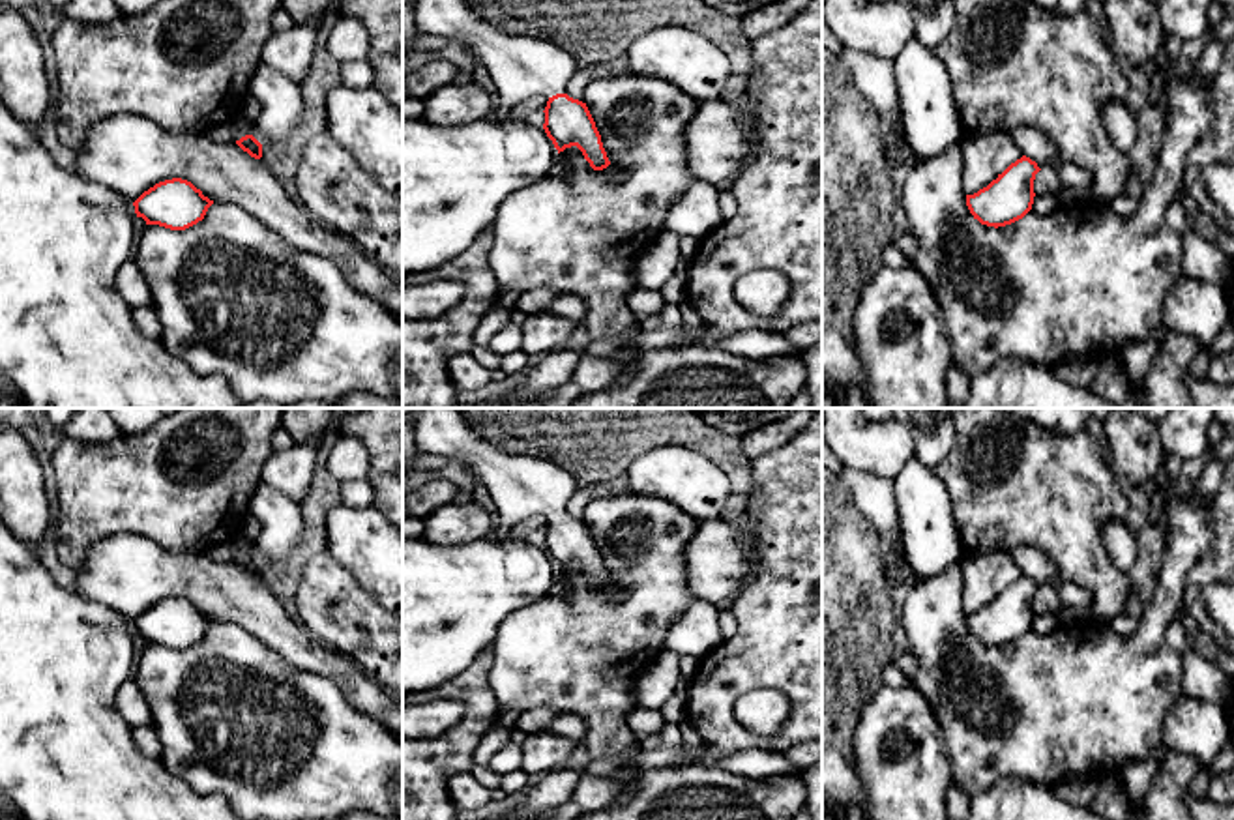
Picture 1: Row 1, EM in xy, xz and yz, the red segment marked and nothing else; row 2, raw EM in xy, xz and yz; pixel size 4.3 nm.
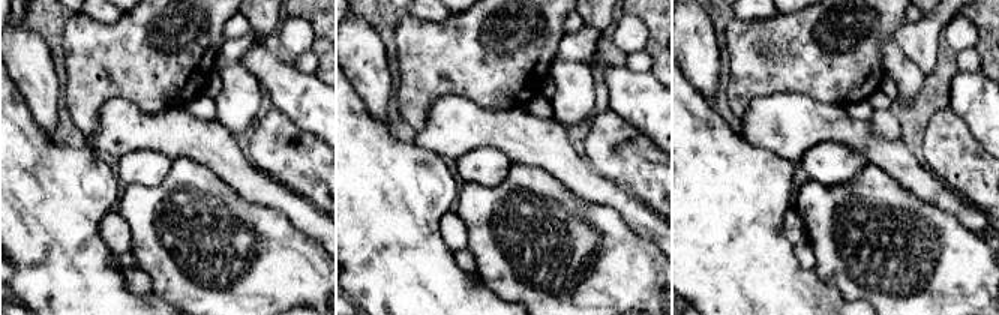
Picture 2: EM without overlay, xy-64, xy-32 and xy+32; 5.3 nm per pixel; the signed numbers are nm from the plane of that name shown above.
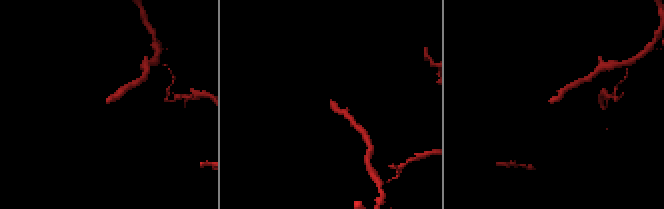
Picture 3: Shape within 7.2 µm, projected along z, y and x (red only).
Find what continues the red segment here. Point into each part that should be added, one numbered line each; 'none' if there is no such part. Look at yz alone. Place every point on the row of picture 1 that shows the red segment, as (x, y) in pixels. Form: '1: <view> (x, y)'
none

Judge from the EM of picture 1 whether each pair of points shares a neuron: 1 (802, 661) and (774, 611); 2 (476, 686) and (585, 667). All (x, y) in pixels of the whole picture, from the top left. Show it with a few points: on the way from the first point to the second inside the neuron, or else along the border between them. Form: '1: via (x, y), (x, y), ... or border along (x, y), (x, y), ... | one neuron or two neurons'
1: via (802, 648), (802, 639), (787, 624) | one neuron
2: border along (491, 648), (489, 688), (500, 708) | two neurons

